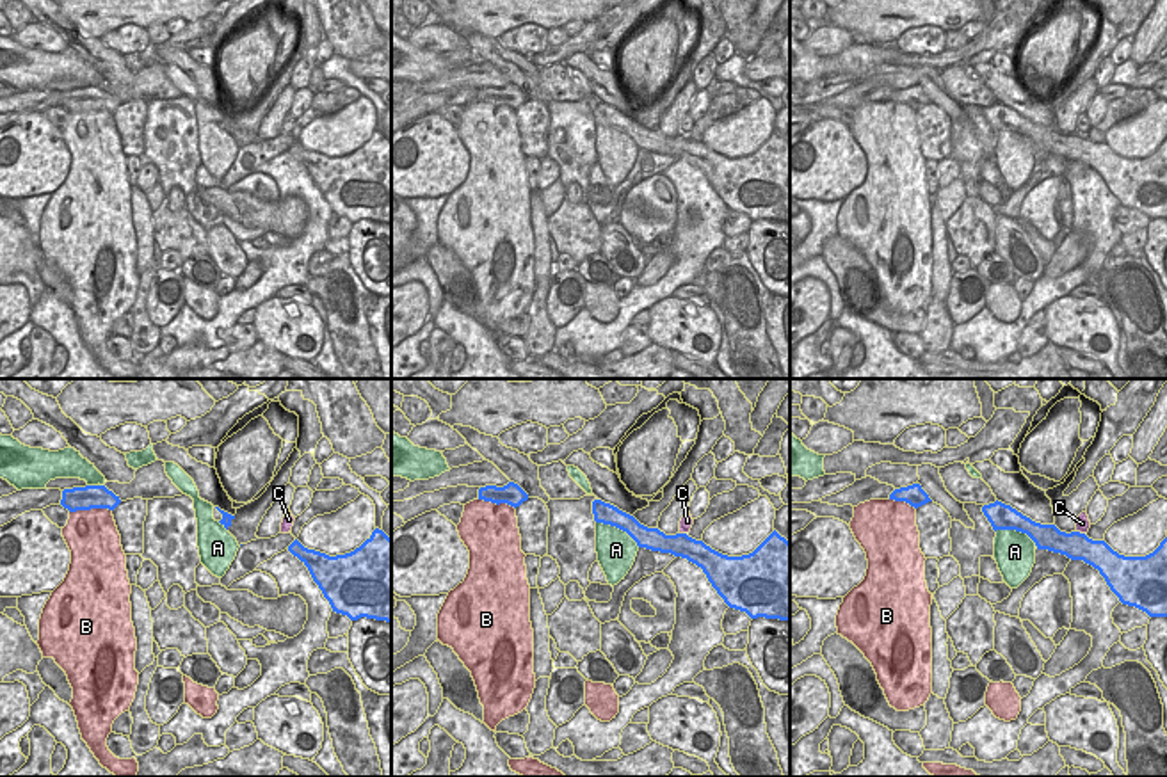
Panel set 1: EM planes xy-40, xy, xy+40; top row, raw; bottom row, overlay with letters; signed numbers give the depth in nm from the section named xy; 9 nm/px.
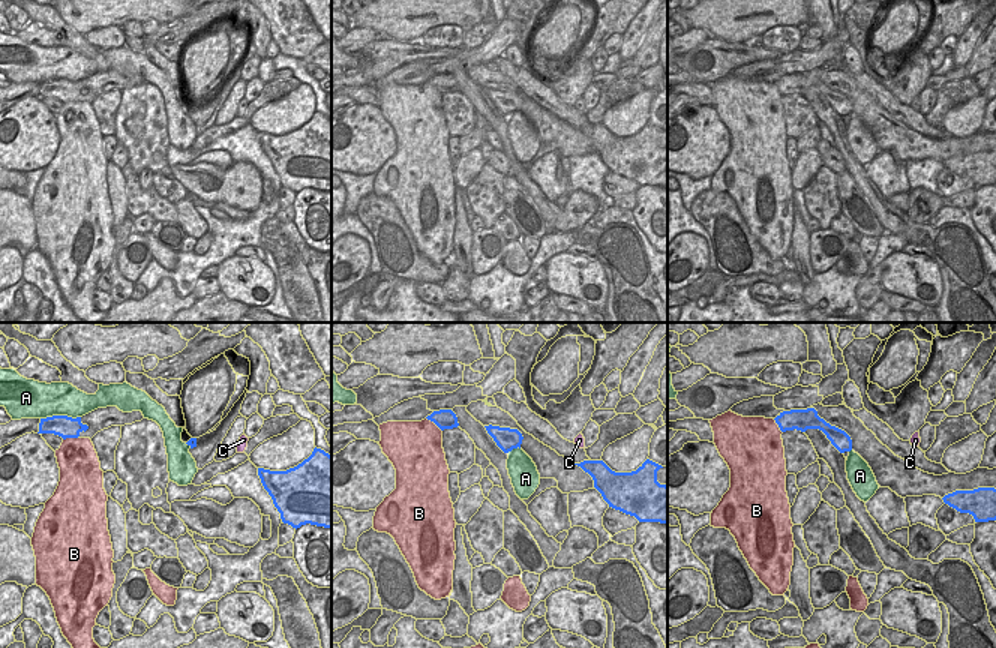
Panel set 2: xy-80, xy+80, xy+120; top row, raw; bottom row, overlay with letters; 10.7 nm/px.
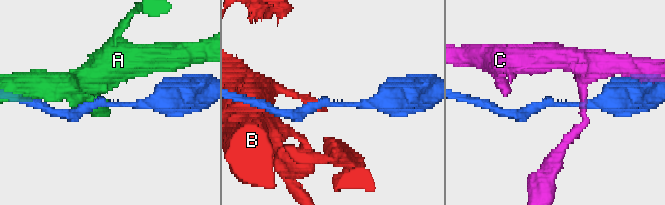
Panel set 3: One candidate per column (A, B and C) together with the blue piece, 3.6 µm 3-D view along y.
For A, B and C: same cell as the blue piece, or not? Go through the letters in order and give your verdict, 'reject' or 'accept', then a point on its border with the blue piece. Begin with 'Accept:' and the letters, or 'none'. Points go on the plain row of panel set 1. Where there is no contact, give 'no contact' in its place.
Accept: none
A: reject; contact xy (618, 128)
B: reject; contact xy-40 (89, 111)
C: reject; contact xy (682, 136)

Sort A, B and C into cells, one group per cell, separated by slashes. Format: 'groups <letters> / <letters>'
groups A / B / C

